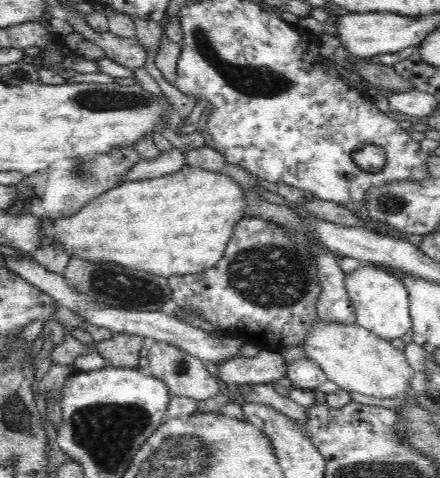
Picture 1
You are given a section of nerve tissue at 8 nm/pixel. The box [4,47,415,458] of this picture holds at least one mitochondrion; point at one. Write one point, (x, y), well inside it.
(270, 275)

